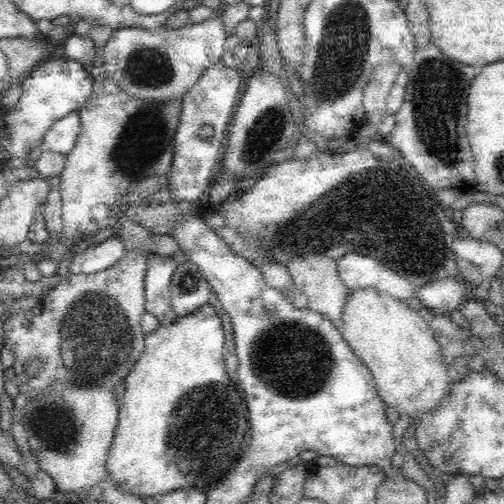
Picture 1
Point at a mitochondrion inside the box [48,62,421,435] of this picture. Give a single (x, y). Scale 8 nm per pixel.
(100, 339)

